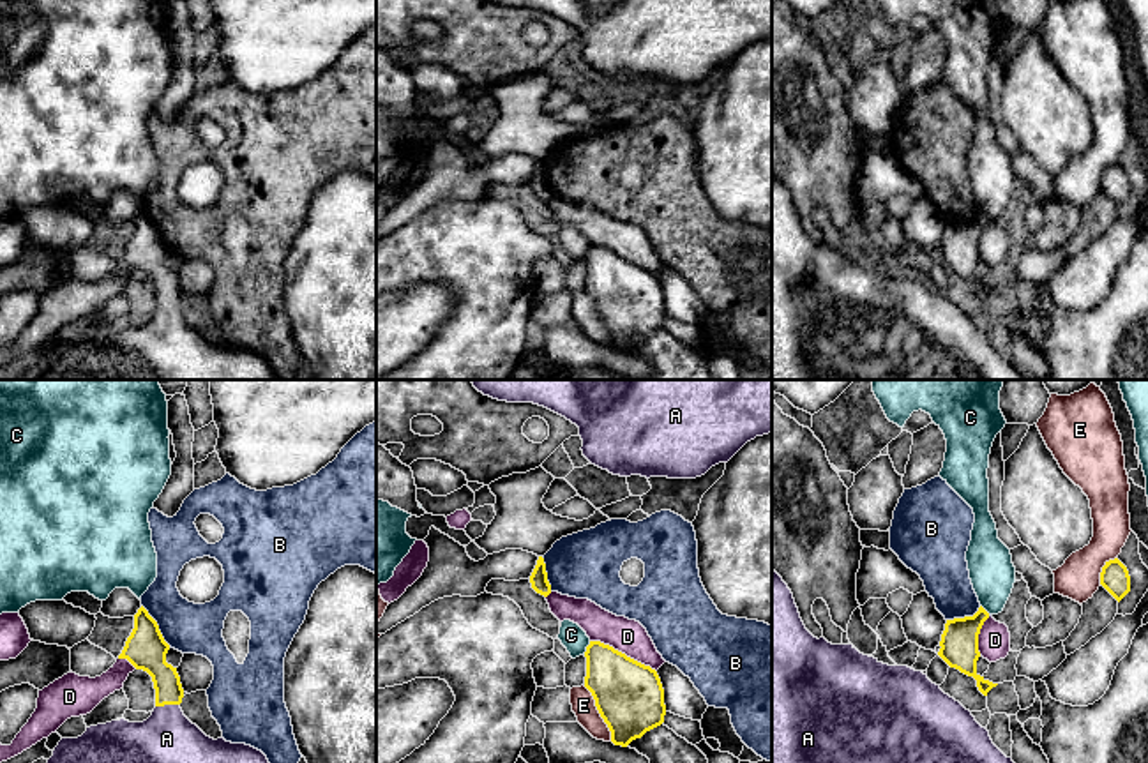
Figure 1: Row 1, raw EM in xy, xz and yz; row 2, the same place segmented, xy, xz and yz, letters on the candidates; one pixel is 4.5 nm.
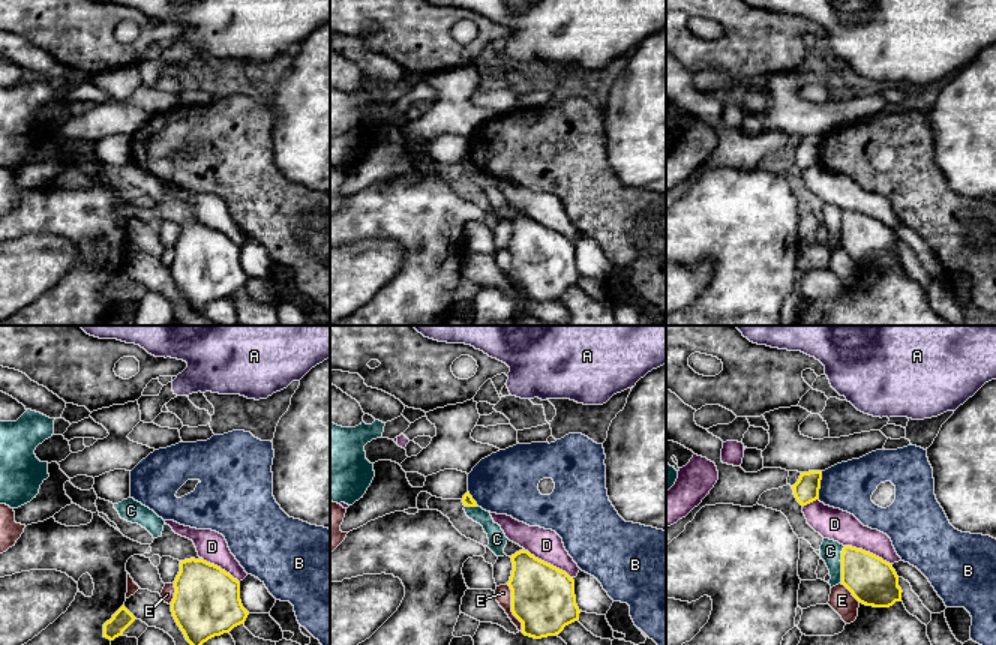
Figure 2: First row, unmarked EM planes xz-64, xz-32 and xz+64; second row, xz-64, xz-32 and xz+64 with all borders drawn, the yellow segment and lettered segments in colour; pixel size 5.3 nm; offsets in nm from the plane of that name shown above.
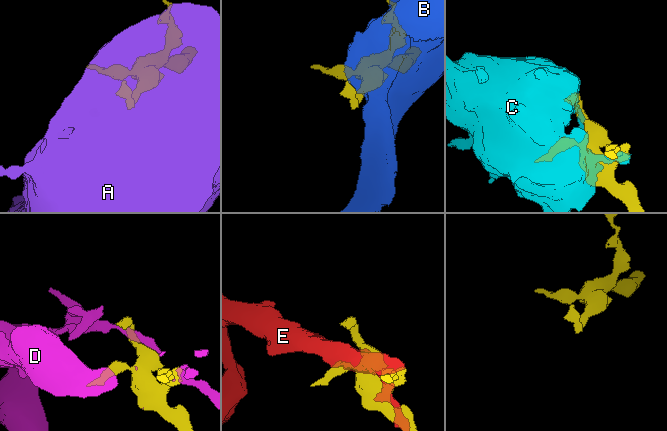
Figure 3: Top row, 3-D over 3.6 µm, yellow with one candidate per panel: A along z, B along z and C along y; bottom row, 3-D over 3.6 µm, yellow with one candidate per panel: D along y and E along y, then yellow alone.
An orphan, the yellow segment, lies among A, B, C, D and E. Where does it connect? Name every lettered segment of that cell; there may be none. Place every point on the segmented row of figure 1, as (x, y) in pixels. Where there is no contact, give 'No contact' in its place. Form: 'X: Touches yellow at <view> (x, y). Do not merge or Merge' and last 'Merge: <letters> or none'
A: Touches yellow at xy (166, 703). Merge
B: Touches yellow at xy (158, 626). Do not merge
C: Touches yellow at xz (587, 649). Do not merge
D: Touches yellow at xz (624, 654). Do not merge
E: Touches yellow at xz (599, 712). Do not merge
Merge: A

